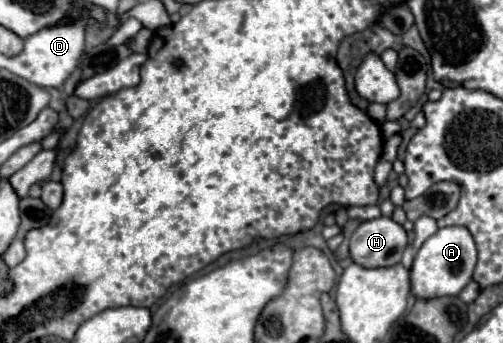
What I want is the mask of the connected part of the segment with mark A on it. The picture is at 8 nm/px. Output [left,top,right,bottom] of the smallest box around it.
[410,226,476,300]

